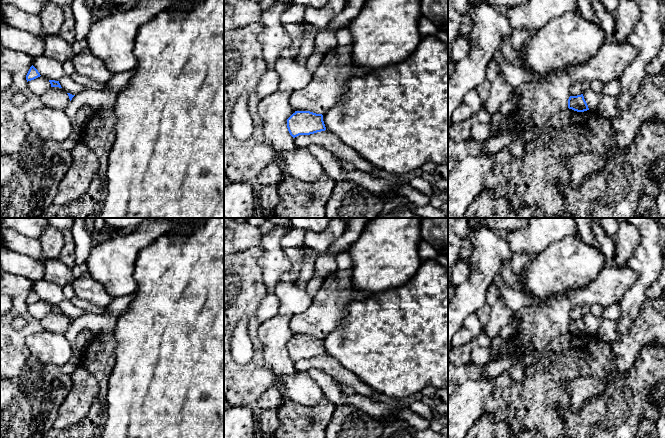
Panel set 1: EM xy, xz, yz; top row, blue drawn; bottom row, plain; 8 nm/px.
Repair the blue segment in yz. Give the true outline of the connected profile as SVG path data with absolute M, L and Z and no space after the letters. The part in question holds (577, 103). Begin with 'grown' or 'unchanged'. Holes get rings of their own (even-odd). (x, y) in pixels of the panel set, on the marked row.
unchanged; M583 94L570 96L568 99L568 108L577 112L584 112L589 110Z

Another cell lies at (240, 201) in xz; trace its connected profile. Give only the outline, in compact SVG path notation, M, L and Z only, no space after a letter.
M232 182L224 186L224 218L252 218L259 207L253 183Z

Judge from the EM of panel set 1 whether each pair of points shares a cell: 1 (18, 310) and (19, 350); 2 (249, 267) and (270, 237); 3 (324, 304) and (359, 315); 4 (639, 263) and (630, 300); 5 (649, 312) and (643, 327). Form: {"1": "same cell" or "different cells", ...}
{"1": "same cell", "2": "different cells", "3": "different cells", "4": "same cell", "5": "same cell"}

